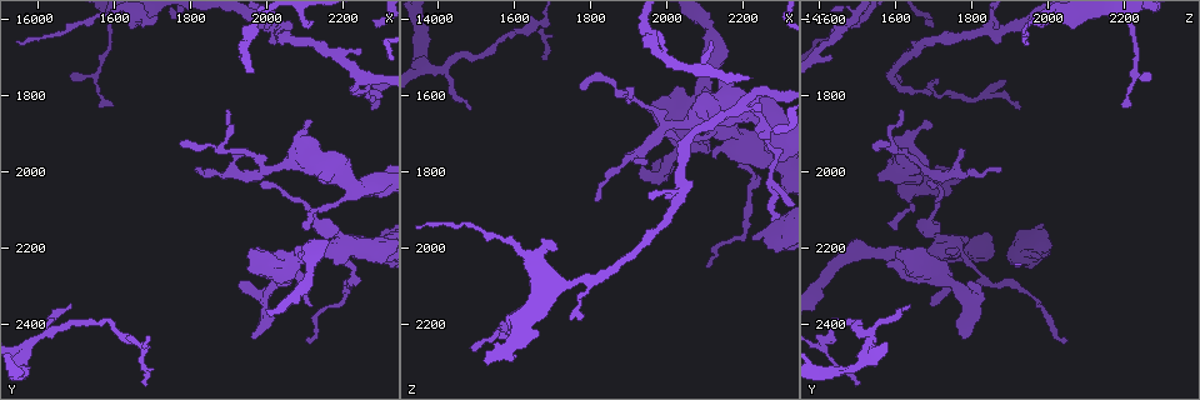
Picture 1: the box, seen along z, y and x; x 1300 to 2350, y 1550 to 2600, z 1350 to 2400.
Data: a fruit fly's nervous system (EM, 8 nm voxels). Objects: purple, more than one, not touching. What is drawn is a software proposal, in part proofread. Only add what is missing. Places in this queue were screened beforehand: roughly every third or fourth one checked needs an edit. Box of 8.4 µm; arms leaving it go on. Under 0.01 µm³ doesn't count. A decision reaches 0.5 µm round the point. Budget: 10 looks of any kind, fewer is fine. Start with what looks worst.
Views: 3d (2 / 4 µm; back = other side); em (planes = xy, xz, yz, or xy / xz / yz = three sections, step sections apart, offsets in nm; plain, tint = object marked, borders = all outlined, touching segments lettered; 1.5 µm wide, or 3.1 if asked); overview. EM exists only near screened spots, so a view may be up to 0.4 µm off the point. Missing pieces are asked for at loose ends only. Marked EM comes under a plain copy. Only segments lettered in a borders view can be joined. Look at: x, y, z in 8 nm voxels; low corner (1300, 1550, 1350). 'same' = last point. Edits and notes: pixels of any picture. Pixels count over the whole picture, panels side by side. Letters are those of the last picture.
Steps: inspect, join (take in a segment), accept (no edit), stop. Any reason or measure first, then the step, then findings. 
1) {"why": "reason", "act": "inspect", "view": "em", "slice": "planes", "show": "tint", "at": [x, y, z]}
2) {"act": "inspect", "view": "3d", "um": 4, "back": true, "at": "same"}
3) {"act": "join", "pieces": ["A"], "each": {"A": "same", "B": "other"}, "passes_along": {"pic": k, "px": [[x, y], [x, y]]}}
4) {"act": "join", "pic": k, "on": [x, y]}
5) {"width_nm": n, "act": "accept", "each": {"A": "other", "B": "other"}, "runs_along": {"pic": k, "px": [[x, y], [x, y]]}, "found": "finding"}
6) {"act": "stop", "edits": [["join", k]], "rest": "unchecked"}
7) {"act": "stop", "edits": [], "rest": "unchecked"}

{"why": "an open end", "act": "inspect", "view": "em", "slice": "yz", "step": 4, "show": "borders", "at": [2230, 2225, 1975]}

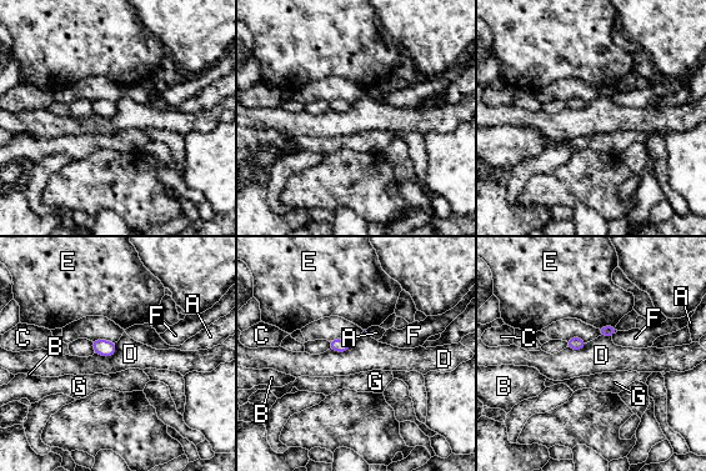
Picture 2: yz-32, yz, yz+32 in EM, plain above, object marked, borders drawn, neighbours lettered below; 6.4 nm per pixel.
{"why": "cut it another way", "act": "inspect", "view": "em", "slice": "planes", "show": "borders", "at": "same"}

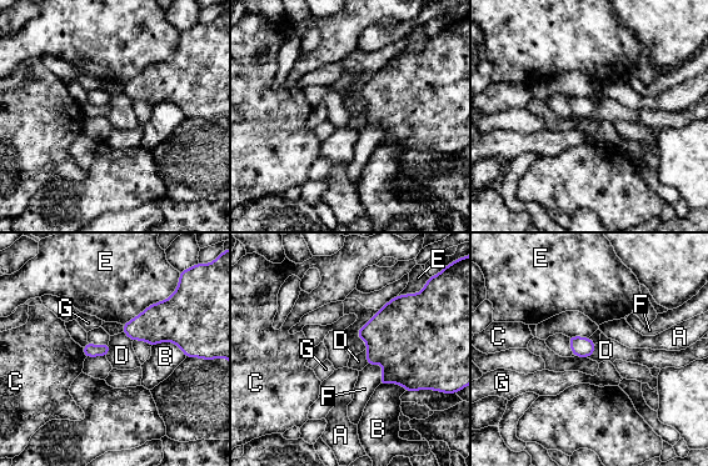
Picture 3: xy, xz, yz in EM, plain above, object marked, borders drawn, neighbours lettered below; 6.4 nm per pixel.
{"act": "accept", "each": {"A": "other", "B": "other", "C": "other", "D": "other", "E": "other", "F": "other", "G": "other"}, "border": {"pic": 3, "px": [[81, 347], [86, 356]]}, "found": "no lettered segment goes on from it"}

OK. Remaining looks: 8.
{"why": "an open end", "act": "inspect", "view": "em", "slice": "planes", "show": "borders", "at": [2115, 2355, 1710]}

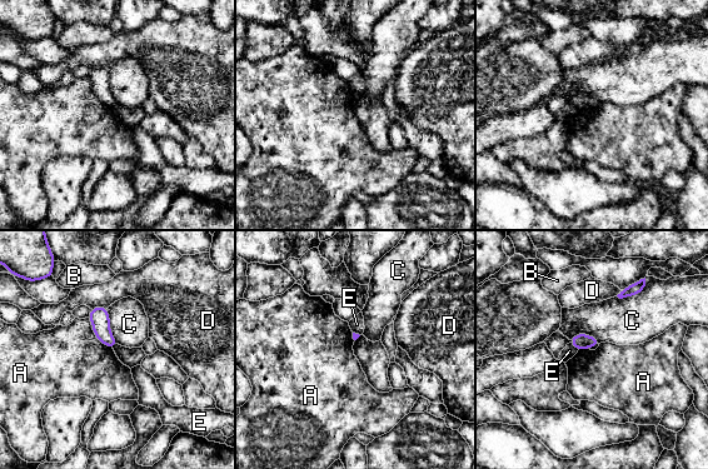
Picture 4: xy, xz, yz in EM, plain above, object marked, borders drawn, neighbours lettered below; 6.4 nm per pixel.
{"act": "accept", "each": {"A": "other", "B": "other", "C": "other", "D": "other", "E": "other"}, "border": {"pic": 4, "px": [[88, 318], [93, 333], [111, 348]]}, "found": "none of them fits"}

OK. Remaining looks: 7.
{"why": "branch stops here", "act": "inspect", "view": "em", "slice": "planes", "show": "borders", "at": [1485, 2345, 1640]}

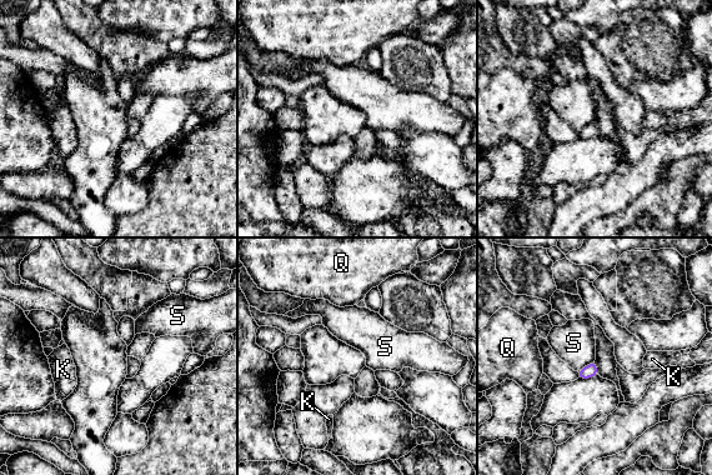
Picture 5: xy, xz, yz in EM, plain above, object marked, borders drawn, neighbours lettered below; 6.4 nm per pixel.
{"width_nm": 80, "act": "accept", "each": {"K": "other", "Q": "other", "S": "other"}, "border": {"pic": 5, "px": [[593, 360], [577, 371]]}, "found": "none of them fits"}

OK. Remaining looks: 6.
{"why": "thin end", "act": "inspect", "view": "3d", "um": 4, "at": [2110, 2450, 2045]}

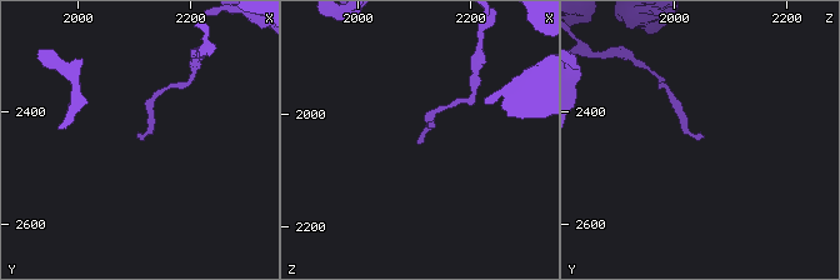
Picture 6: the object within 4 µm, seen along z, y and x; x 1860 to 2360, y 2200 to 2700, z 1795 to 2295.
{"why": "now the EM", "act": "inspect", "view": "em", "slice": "planes", "show": "borders", "at": [2110, 2445, 2045]}

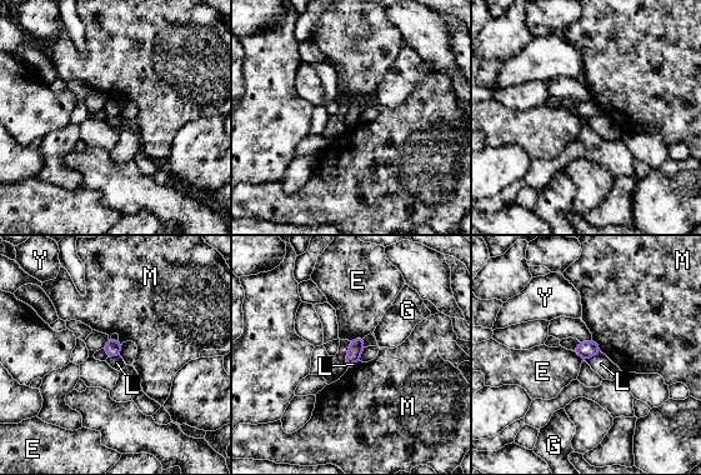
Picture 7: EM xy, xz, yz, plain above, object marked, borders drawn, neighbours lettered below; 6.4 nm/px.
{"act": "accept", "each": {"E": "other", "G": "other", "L": "other", "M": "other", "Y": "other"}, "border": {"pic": 7, "px": [[600, 351], [585, 360]]}, "found": "no lettered segment goes on from it"}

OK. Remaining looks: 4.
{"act": "stop", "edits": [], "rest": "unchecked"}

